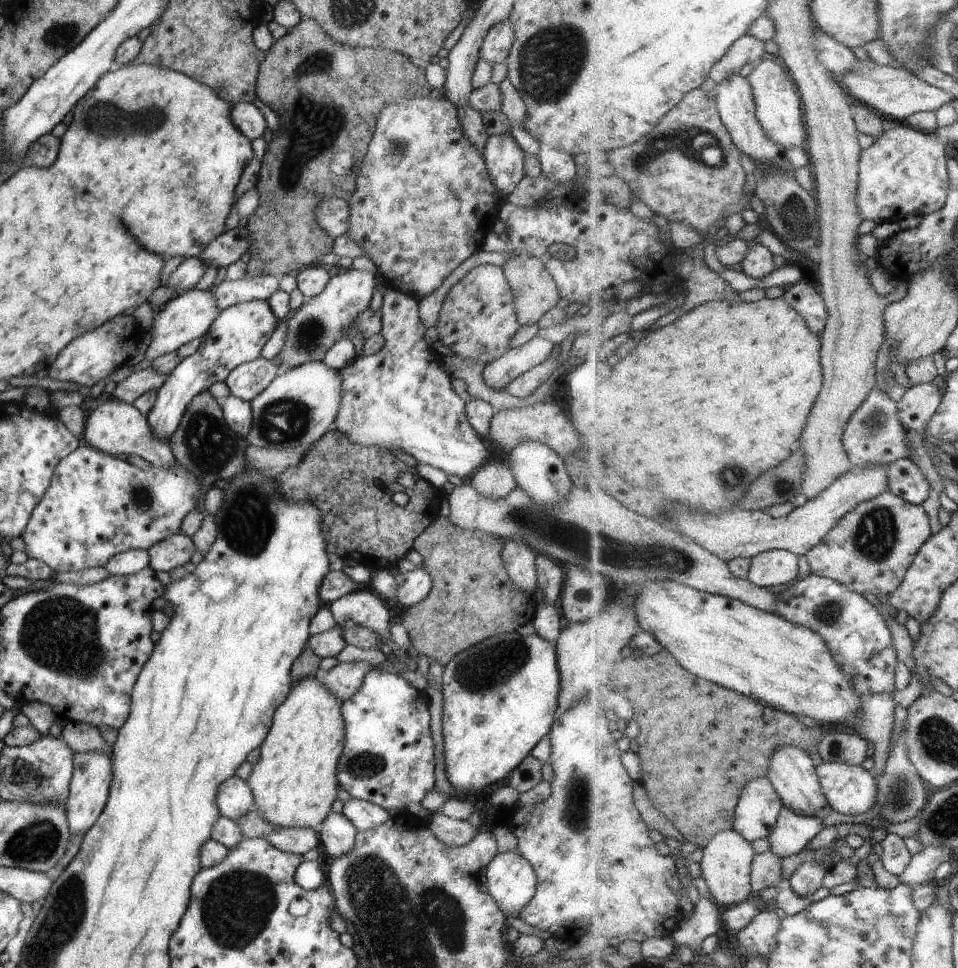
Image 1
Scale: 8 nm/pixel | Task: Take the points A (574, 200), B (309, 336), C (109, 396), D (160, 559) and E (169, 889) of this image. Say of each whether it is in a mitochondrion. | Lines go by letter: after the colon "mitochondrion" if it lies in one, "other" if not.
A: other
B: mitochondrion
C: other
D: other
E: other

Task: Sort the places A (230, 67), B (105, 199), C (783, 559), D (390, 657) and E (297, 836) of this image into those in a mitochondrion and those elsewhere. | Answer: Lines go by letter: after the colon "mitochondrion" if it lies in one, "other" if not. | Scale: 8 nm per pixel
A: other
B: other
C: other
D: other
E: other

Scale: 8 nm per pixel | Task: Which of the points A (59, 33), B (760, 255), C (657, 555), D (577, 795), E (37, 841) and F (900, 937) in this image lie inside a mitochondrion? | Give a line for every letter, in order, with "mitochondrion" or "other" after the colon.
A: mitochondrion
B: other
C: mitochondrion
D: mitochondrion
E: mitochondrion
F: other

